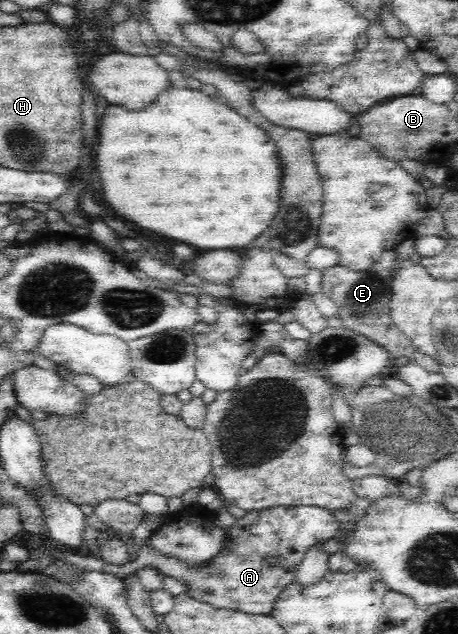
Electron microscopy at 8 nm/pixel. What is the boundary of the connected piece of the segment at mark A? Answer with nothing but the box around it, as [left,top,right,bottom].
[55,505,340,615]

